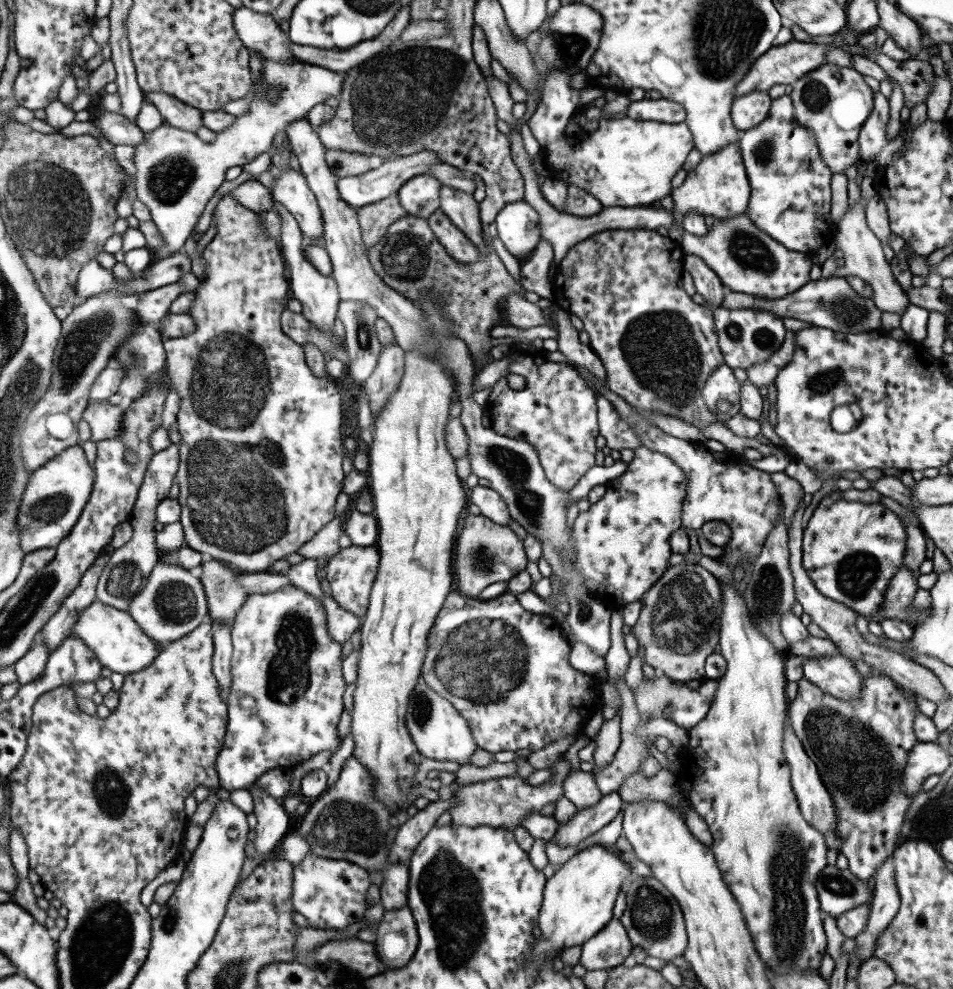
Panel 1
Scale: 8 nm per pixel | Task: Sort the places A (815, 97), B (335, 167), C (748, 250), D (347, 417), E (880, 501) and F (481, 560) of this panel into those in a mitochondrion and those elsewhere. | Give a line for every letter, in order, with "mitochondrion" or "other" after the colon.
A: mitochondrion
B: other
C: mitochondrion
D: other
E: other
F: mitochondrion

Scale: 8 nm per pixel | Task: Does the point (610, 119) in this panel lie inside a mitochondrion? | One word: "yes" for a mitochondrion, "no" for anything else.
no

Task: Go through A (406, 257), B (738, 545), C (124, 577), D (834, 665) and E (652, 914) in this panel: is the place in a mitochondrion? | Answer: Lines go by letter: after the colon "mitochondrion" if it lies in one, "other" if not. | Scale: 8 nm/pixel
A: mitochondrion
B: other
C: mitochondrion
D: other
E: mitochondrion

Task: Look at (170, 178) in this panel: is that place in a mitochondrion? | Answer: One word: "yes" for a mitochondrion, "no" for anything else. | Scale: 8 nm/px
yes

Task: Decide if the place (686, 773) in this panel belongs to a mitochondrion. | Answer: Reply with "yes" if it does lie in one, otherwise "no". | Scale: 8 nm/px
no

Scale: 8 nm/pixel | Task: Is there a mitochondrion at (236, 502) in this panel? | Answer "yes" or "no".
yes

